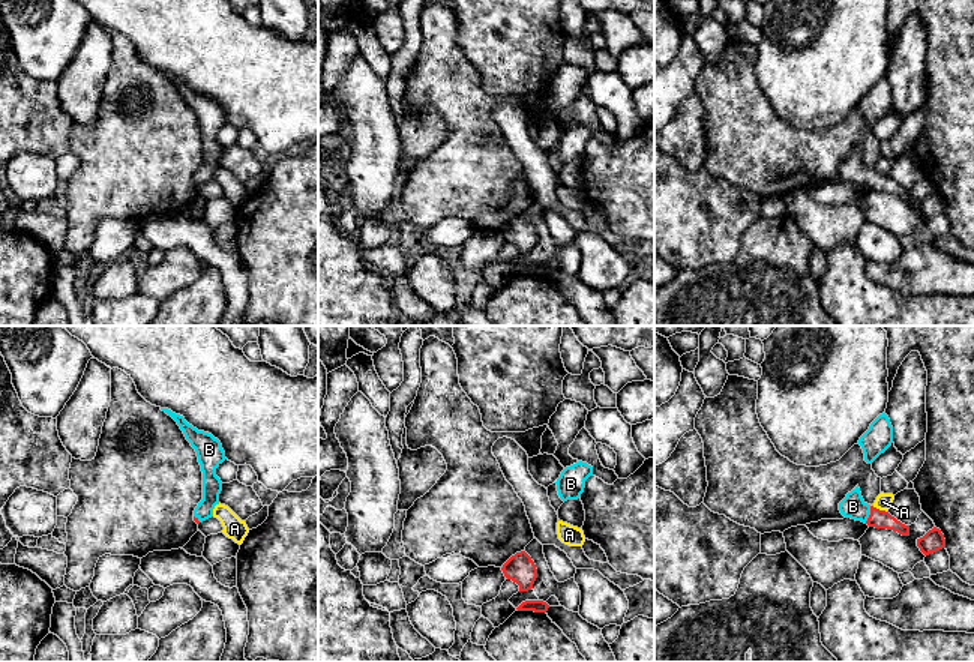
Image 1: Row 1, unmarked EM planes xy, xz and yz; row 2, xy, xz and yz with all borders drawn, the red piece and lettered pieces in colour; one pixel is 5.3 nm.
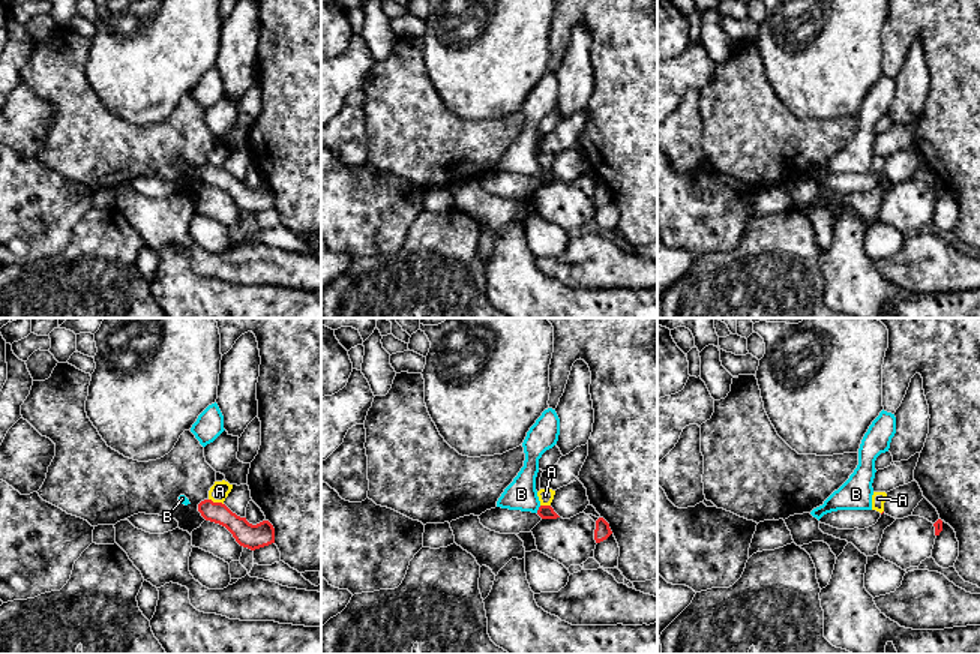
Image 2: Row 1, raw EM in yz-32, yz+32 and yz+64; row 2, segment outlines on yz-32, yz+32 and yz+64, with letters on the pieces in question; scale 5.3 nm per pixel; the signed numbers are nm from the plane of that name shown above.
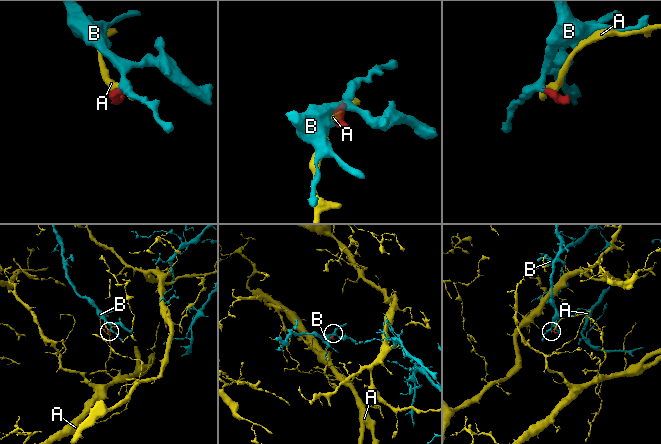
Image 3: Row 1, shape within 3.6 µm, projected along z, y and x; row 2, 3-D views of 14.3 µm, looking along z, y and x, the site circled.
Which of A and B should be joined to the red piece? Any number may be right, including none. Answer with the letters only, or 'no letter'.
B

